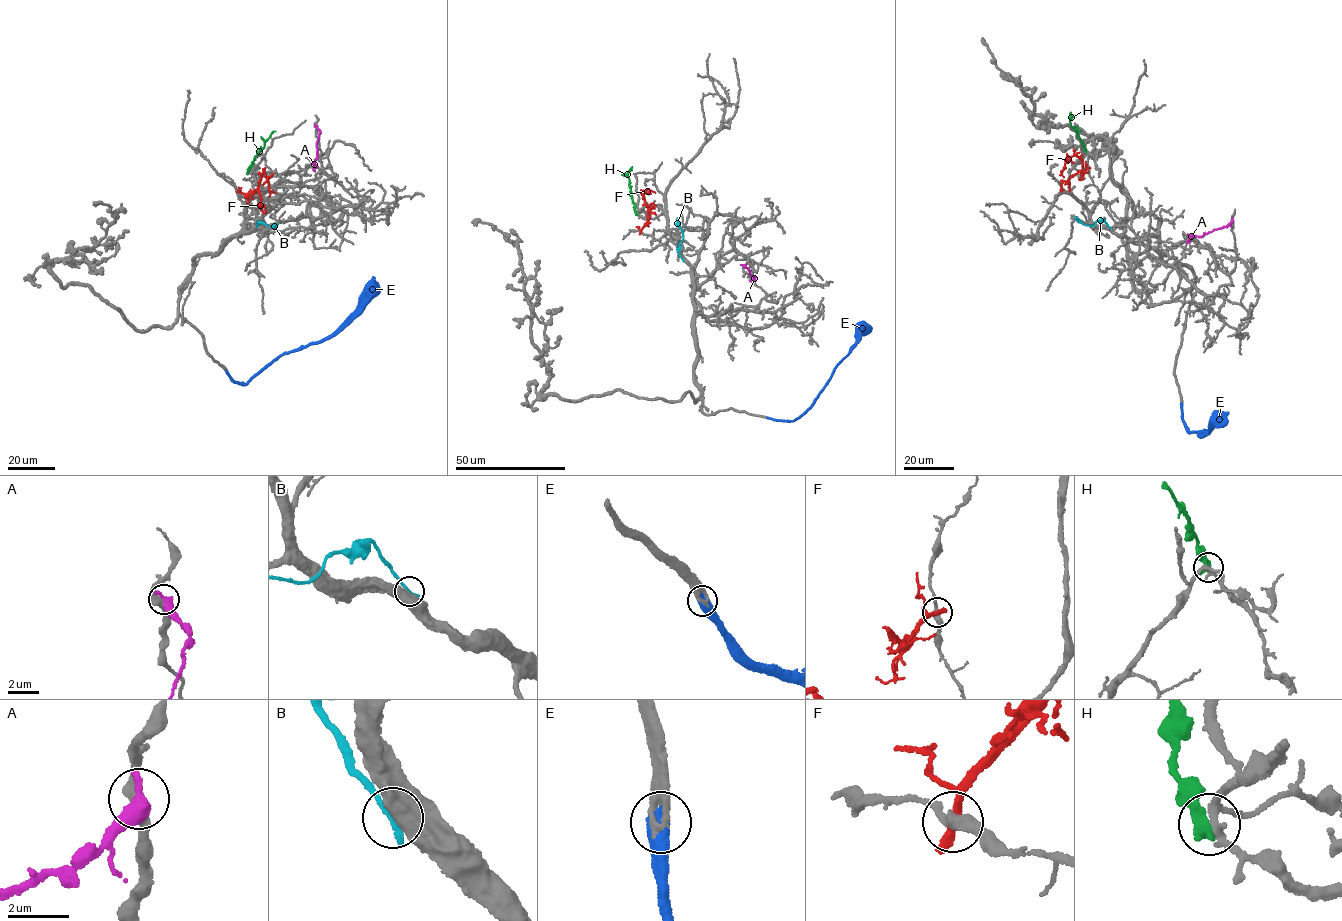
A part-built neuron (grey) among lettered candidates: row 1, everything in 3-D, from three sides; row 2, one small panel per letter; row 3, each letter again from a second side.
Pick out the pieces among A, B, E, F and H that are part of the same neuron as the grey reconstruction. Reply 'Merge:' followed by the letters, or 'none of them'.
Merge: E

